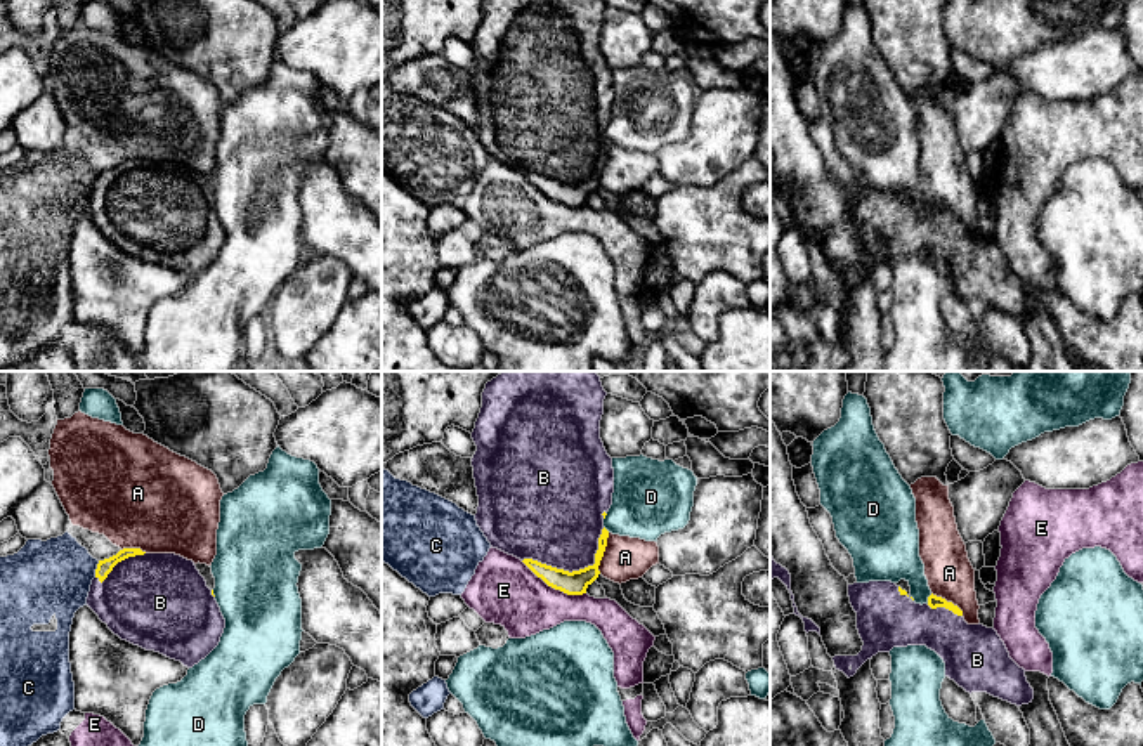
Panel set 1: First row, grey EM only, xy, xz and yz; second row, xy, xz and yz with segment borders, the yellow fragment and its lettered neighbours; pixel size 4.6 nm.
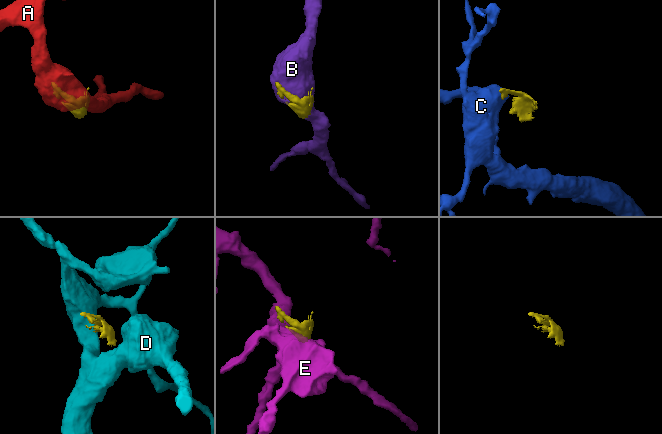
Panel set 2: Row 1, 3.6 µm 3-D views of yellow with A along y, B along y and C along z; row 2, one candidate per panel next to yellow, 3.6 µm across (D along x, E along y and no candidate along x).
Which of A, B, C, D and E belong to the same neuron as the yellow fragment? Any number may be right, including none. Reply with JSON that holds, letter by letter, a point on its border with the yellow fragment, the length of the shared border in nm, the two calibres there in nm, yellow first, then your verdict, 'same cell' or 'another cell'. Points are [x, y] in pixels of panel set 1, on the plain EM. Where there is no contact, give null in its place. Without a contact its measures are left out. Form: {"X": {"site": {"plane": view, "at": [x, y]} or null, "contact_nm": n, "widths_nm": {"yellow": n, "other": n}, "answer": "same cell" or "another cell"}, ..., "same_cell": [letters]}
{"A": {"site": {"plane": "xz", "at": [602, 165]}, "contact_nm": 200, "widths_nm": {"yellow": 110, "other": 200}, "answer": "another cell"}, "B": {"site": {"plane": "xz", "at": [574, 183]}, "contact_nm": 420, "widths_nm": {"yellow": 110, "other": 420}, "answer": "same cell"}, "C": {"site": {"plane": "xy", "at": [96, 181]}, "contact_nm": 80, "widths_nm": {"yellow": 70, "other": 340}, "answer": "another cell"}, "D": {"site": {"plane": "yz", "at": [928, 210]}, "contact_nm": 50, "widths_nm": {"yellow": 60, "other": 220}, "answer": "another cell"}, "E": {"site": {"plane": "xz", "at": [554, 198]}, "contact_nm": 340, "widths_nm": {"yellow": 110, "other": 320}, "answer": "another cell"}, "same_cell": ["B"]}

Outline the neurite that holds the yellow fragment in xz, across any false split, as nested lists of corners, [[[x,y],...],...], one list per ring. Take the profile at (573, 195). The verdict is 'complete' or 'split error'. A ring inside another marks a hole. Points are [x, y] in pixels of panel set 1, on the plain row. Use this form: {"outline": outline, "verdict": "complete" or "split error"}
{"outline": [[[484,0],[482,19],[472,43],[477,62],[472,69],[474,90],[479,108],[475,125],[477,137],[487,149],[493,160],[520,170],[538,189],[548,198],[567,206],[583,206],[586,200],[598,189],[600,172],[604,168],[609,142],[604,139],[605,123],[612,116],[614,104],[614,80],[612,69],[607,66],[600,50],[600,31],[604,26],[604,0]]], "verdict": "split error"}

